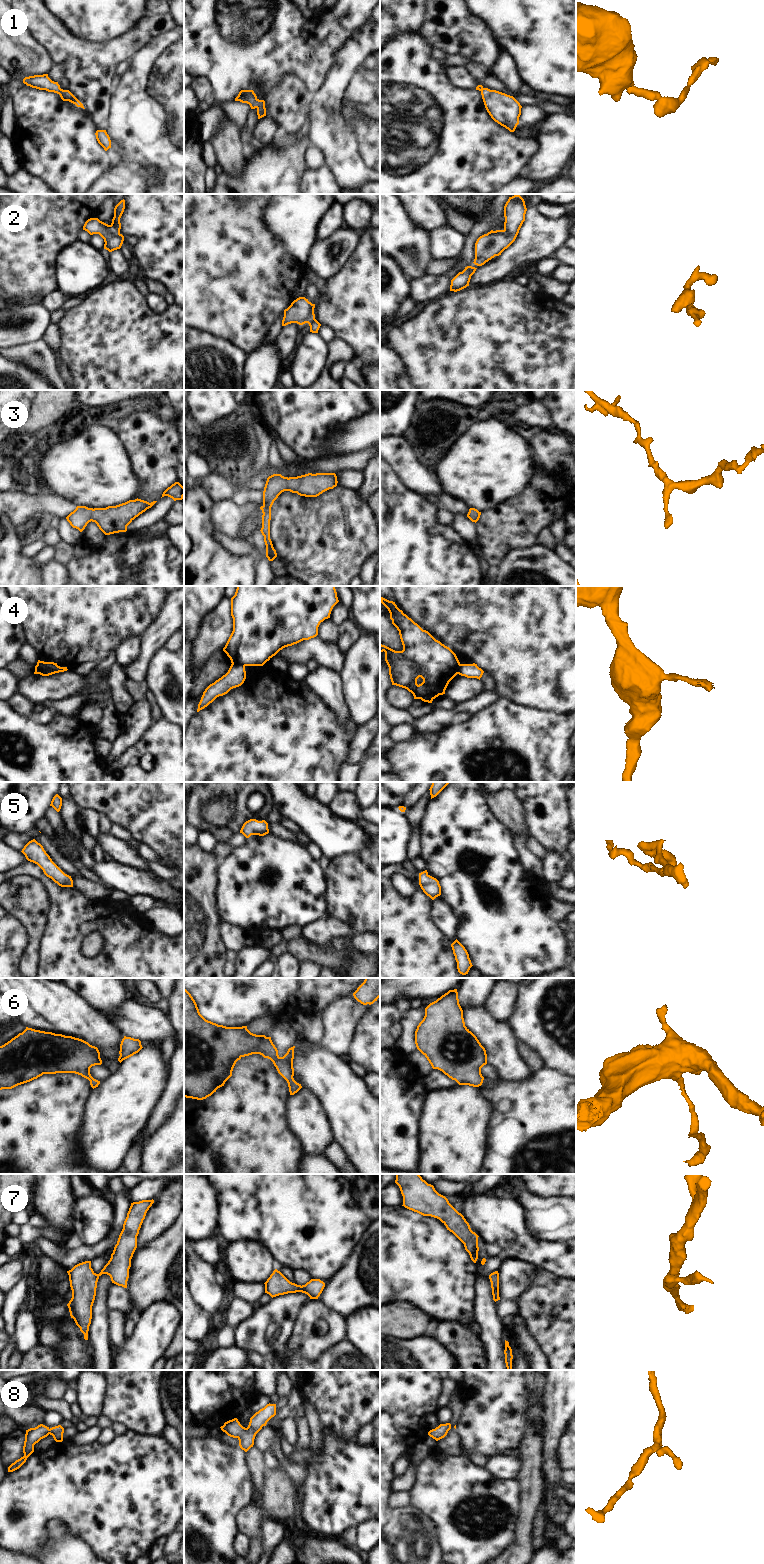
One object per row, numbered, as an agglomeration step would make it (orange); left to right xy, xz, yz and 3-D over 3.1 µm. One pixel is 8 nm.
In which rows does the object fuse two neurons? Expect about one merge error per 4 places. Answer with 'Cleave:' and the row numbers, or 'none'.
Cleave: 4

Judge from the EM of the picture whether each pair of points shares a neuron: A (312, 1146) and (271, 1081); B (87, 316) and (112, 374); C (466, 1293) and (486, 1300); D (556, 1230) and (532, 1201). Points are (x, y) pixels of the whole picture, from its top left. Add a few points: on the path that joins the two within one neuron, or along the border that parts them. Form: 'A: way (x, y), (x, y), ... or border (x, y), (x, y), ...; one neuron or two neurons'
A: border (291, 1095), (286, 1108), (286, 1121), (290, 1129); two neurons
B: way (101, 330), (112, 341), (112, 360); one neuron
C: border (477, 1273), (475, 1320); two neurons
D: way (551, 1223), (536, 1208); one neuron

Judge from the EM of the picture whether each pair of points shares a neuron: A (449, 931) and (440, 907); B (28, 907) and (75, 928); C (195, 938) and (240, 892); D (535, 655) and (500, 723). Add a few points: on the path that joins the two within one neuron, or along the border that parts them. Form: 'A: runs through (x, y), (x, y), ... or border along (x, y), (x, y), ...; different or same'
A: runs through (447, 925), (441, 913); same
B: border along (47, 893), (48, 918), (46, 928), (40, 938); different
C: border along (215, 891), (215, 907), (220, 922); different
D: border along (501, 696), (533, 708); different

